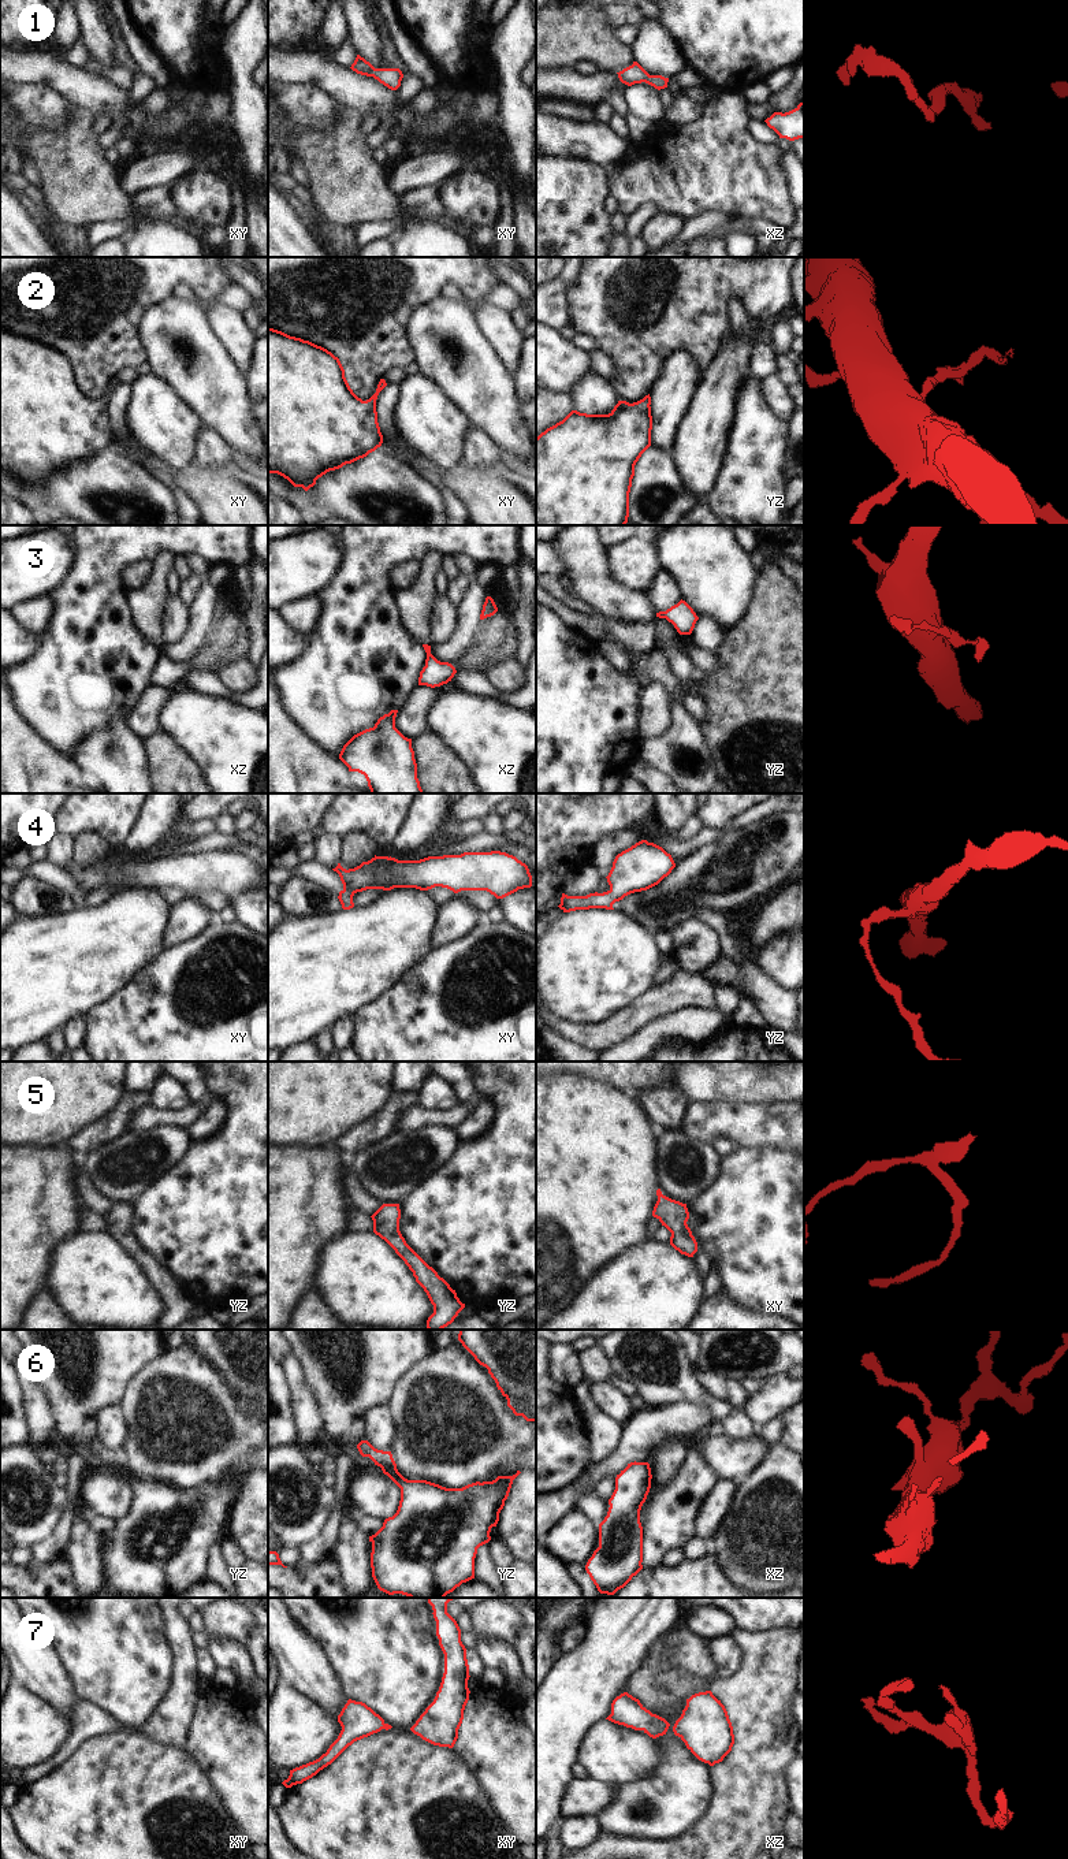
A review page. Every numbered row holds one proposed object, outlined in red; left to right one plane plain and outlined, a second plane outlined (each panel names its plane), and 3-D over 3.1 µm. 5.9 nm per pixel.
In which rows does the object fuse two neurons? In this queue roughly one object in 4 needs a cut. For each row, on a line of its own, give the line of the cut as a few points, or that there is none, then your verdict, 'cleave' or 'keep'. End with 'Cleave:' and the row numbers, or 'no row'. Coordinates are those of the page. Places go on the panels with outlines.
1: no cut; keep
2: no cut; keep
3: no cut; keep
4: no cut; keep
5: no cut; keep
6: no cut; keep
7: no cut; keep
Cleave: no row

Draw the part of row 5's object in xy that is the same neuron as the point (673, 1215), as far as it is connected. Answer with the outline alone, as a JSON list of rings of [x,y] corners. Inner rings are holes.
[[[660,1189],[656,1190],[656,1196],[652,1216],[671,1232],[670,1245],[681,1254],[693,1257],[697,1252],[697,1242],[686,1224],[689,1219],[686,1204],[663,1196]]]

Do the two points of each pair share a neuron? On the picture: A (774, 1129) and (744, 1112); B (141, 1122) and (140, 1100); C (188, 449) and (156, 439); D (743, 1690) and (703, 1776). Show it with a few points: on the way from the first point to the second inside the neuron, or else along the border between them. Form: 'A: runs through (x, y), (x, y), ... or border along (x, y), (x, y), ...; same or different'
A: runs through (767, 1126), (758, 1126), (751, 1119); same
B: border along (149, 1103), (140, 1107), (131, 1115), (125, 1130); different
C: runs through (179, 445), (174, 439), (164, 439); same
D: border along (711, 1766), (714, 1798); different

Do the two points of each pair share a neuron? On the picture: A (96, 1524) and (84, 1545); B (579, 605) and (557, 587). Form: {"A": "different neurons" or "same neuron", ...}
{"A": "different neurons", "B": "same neuron"}

